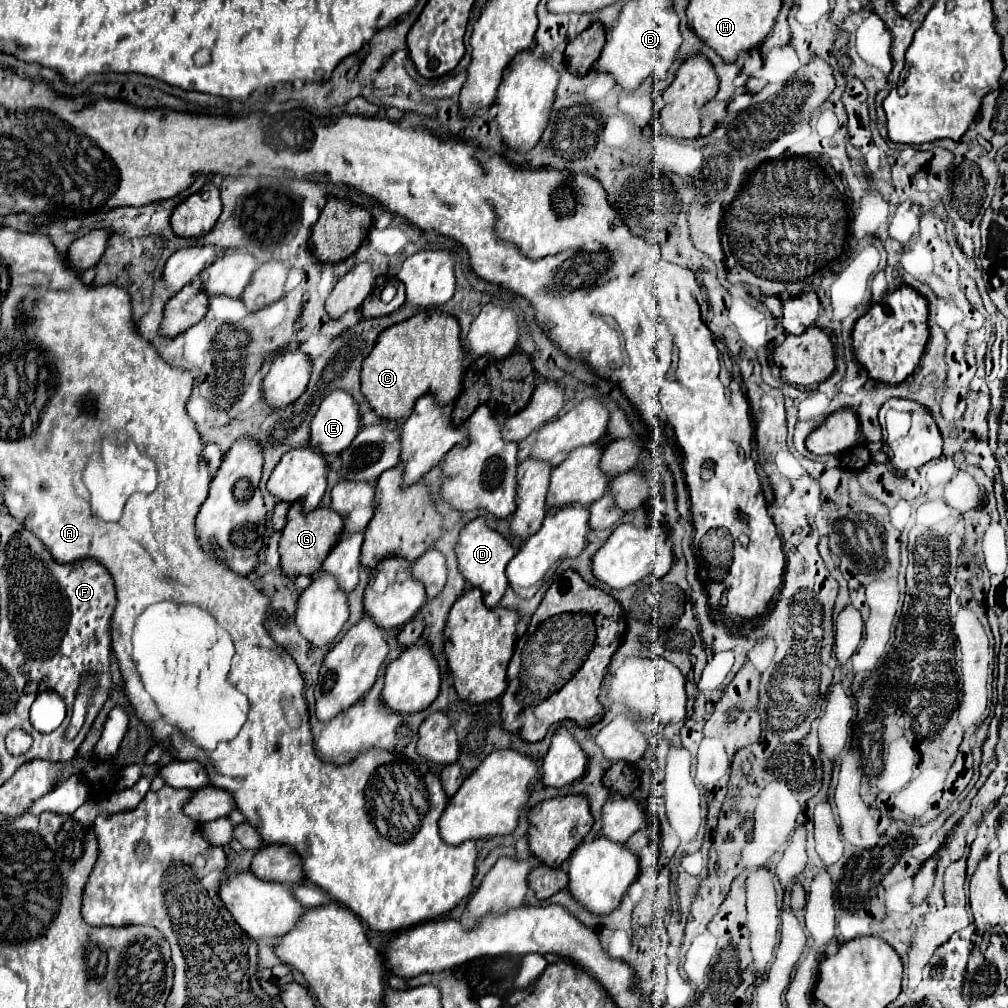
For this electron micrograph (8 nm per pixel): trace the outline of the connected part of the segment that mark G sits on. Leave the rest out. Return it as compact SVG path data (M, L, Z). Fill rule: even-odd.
M294 502L288 510L288 520L280 538L280 556L282 556L282 572L288 576L312 576L322 568L324 558L332 550L332 546L340 540L344 530L344 520L330 508L316 508L312 512L304 512L300 502Z

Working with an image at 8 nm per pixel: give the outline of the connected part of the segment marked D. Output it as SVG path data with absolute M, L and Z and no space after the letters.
M478 516L476 520L468 522L464 530L460 532L460 540L456 544L456 554L458 554L458 568L462 576L476 588L482 590L484 594L484 604L488 608L494 608L500 598L504 596L508 588L508 578L506 578L506 564L514 558L516 550L514 546L496 530L492 530L486 524L484 516Z

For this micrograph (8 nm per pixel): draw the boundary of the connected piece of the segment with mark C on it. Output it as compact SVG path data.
M418 312L412 318L394 324L386 328L378 340L368 358L362 364L362 394L368 398L370 406L376 410L376 414L388 418L388 420L398 420L398 418L408 418L412 414L412 408L416 400L428 392L436 396L440 404L450 404L454 402L460 392L462 392L462 378L464 378L464 348L460 344L460 326L456 316L444 314L444 312Z

